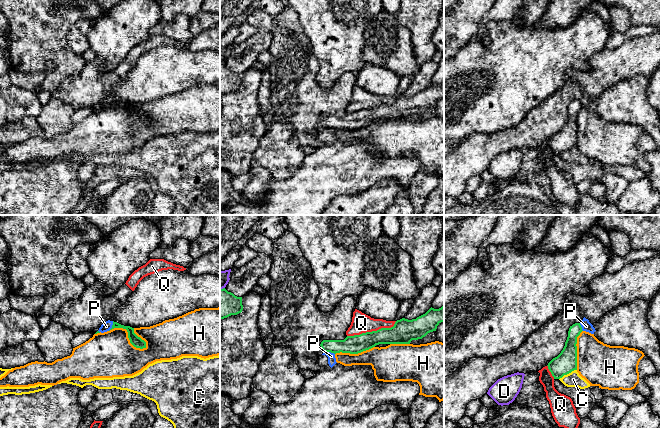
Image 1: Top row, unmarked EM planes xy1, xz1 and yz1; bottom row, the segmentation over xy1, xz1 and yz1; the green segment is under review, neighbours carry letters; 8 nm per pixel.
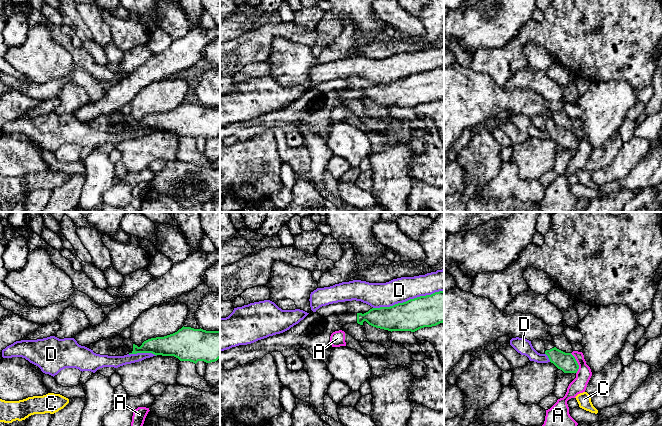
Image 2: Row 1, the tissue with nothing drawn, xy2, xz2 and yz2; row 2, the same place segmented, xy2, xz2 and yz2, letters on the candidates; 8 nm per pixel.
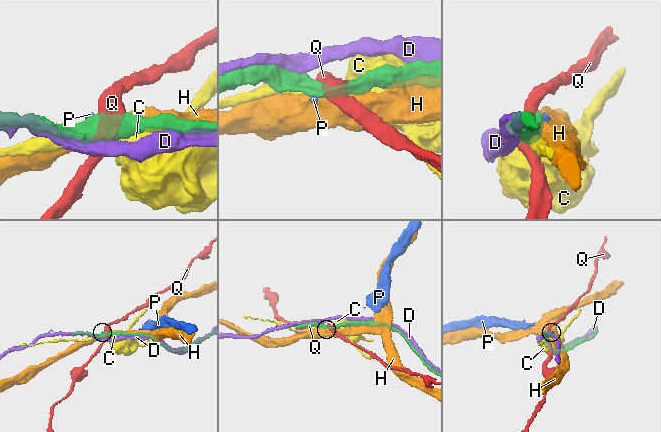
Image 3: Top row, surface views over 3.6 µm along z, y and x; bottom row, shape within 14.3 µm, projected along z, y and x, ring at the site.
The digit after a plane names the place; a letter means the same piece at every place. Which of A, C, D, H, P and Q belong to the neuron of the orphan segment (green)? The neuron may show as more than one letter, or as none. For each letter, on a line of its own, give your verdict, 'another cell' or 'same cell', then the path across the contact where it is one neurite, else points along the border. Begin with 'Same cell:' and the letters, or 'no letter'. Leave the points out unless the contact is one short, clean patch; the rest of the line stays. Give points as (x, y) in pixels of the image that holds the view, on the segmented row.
Same cell: no letter
A: another cell | along yz2 (570, 353), (578, 365), (576, 373)
C: another cell
D: another cell
H: another cell
P: another cell | along xz1 (323, 351), (329, 351), (334, 354)
Q: another cell

